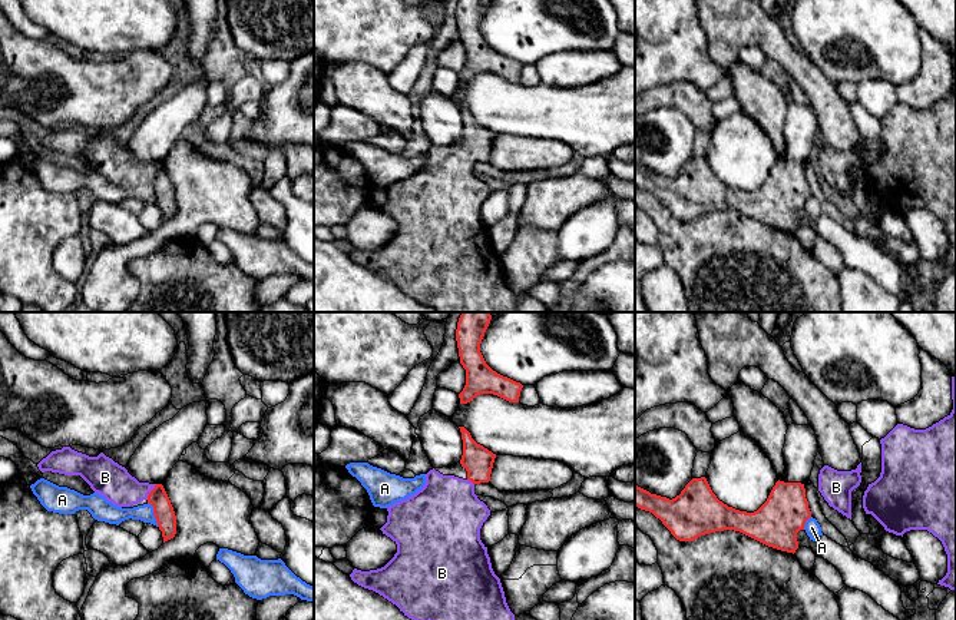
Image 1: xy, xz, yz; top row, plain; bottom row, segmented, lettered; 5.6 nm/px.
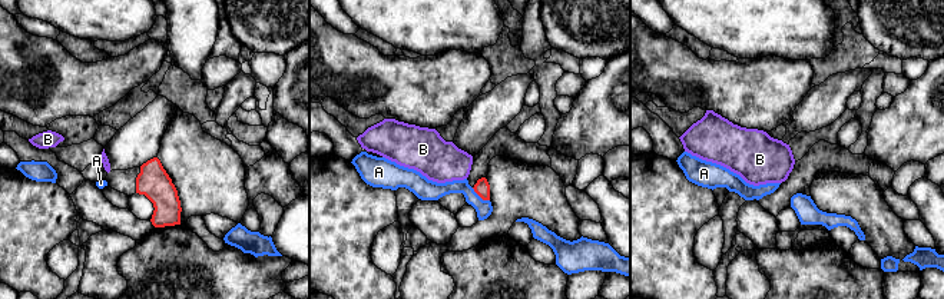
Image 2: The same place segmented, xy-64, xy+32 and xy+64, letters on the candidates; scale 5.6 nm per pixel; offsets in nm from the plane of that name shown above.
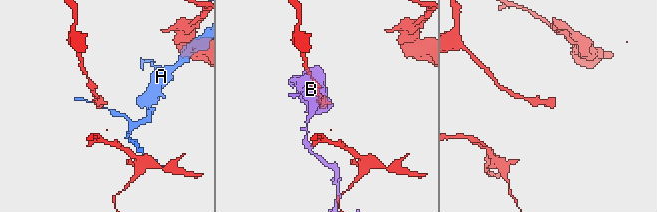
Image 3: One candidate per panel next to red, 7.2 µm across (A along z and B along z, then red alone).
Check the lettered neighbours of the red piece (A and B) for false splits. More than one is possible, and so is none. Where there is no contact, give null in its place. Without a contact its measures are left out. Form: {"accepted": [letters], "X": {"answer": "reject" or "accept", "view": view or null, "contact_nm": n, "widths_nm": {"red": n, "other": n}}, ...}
{"accepted": ["B"], "A": {"answer": "reject", "view": "xy", "contact_nm": 160, "widths_nm": {"red": 110, "other": 110}}, "B": {"answer": "accept", "view": "xy", "contact_nm": 110, "widths_nm": {"red": 110, "other": 200}}}

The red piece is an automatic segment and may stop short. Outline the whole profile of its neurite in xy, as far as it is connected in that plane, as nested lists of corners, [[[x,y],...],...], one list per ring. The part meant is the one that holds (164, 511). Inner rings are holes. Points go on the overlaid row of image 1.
[[[63,447],[52,451],[37,467],[42,473],[80,475],[95,493],[118,507],[130,507],[146,500],[153,507],[163,543],[176,534],[176,515],[163,485],[139,483],[125,467],[103,452],[89,457]]]

